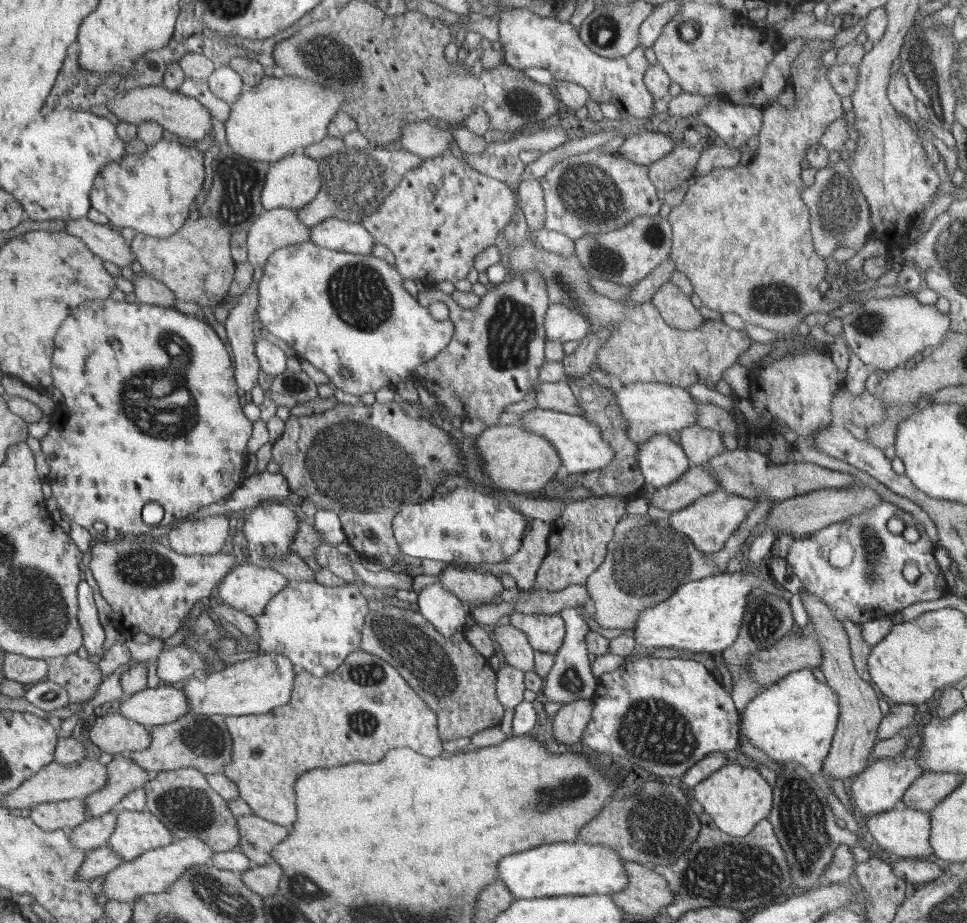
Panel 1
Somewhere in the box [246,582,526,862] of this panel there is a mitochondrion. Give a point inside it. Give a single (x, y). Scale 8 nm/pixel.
(405, 641)

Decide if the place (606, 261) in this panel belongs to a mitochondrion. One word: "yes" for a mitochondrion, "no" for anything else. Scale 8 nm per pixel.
yes

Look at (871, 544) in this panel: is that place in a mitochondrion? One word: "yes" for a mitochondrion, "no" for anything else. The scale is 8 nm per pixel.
yes

